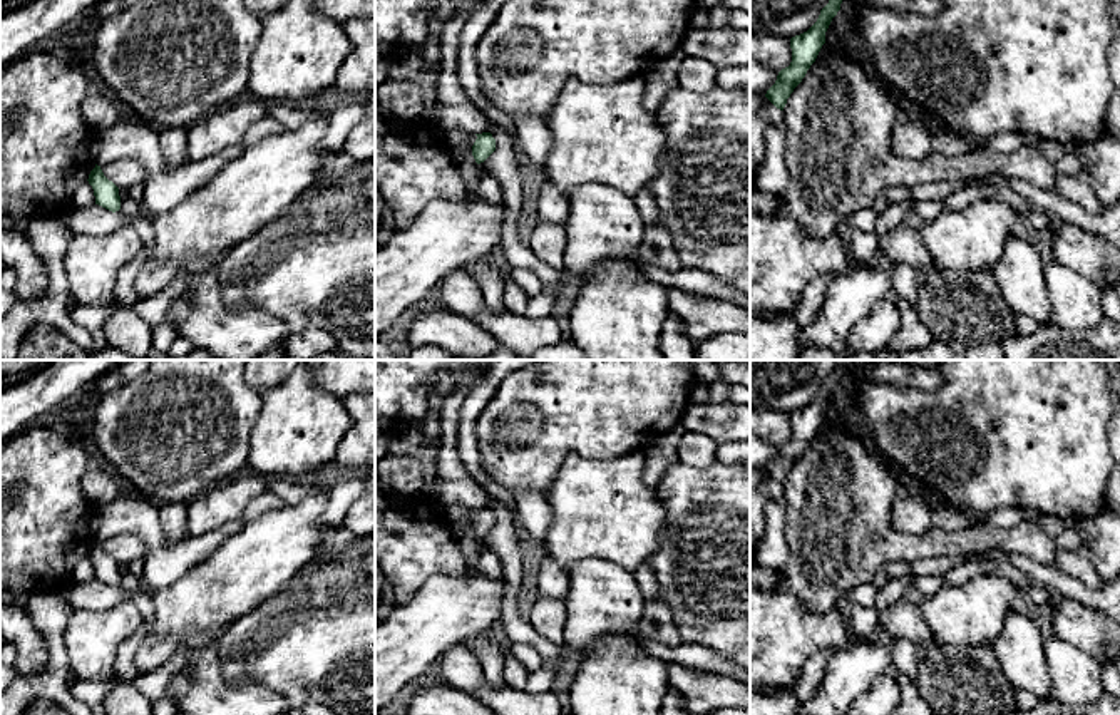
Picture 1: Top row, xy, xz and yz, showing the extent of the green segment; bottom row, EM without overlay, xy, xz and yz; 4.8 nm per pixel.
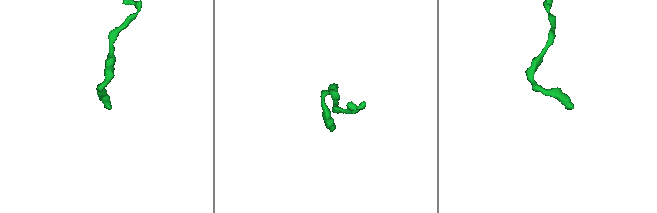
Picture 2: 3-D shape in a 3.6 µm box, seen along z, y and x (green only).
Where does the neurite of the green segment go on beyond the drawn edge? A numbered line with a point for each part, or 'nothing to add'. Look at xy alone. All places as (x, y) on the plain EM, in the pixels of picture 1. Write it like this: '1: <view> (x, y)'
nothing to add

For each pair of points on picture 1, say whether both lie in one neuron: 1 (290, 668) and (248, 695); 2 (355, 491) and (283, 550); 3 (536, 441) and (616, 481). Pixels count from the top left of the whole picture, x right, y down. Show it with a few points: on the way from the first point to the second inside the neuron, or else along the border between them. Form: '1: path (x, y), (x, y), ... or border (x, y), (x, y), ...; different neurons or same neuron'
1: border (226, 680), (262, 682), (285, 697); different neurons
2: border (333, 486), (328, 504), (318, 518), (320, 526); different neurons
3: border (605, 459), (588, 459), (570, 452), (548, 489); different neurons

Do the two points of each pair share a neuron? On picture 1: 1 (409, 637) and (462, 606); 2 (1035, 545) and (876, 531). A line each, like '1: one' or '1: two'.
1: one
2: one

